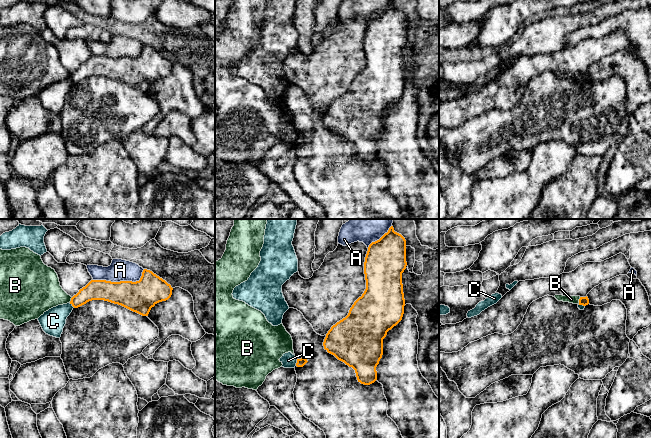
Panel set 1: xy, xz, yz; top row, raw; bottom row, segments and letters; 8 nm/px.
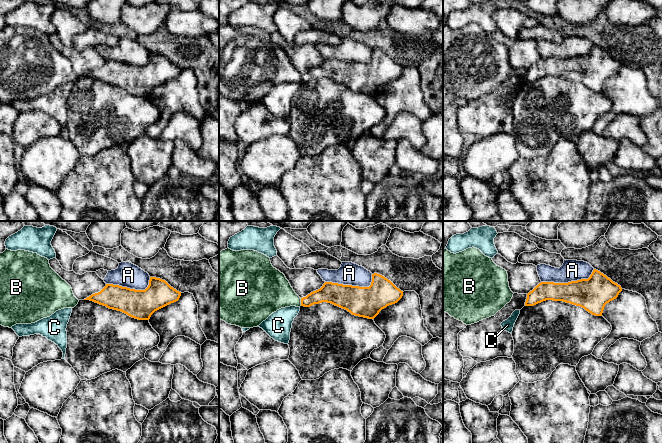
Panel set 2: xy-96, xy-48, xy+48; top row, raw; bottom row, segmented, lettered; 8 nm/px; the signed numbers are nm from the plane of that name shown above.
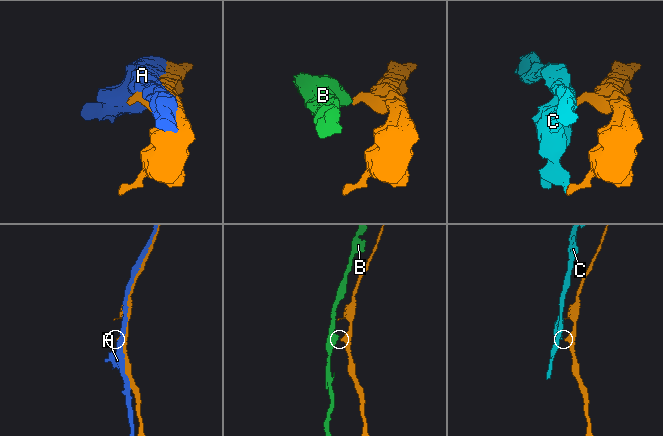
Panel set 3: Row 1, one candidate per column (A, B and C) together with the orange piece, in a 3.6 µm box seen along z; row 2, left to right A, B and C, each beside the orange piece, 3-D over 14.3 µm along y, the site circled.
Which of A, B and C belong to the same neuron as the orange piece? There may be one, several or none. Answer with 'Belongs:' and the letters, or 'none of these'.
Belongs: none of these

